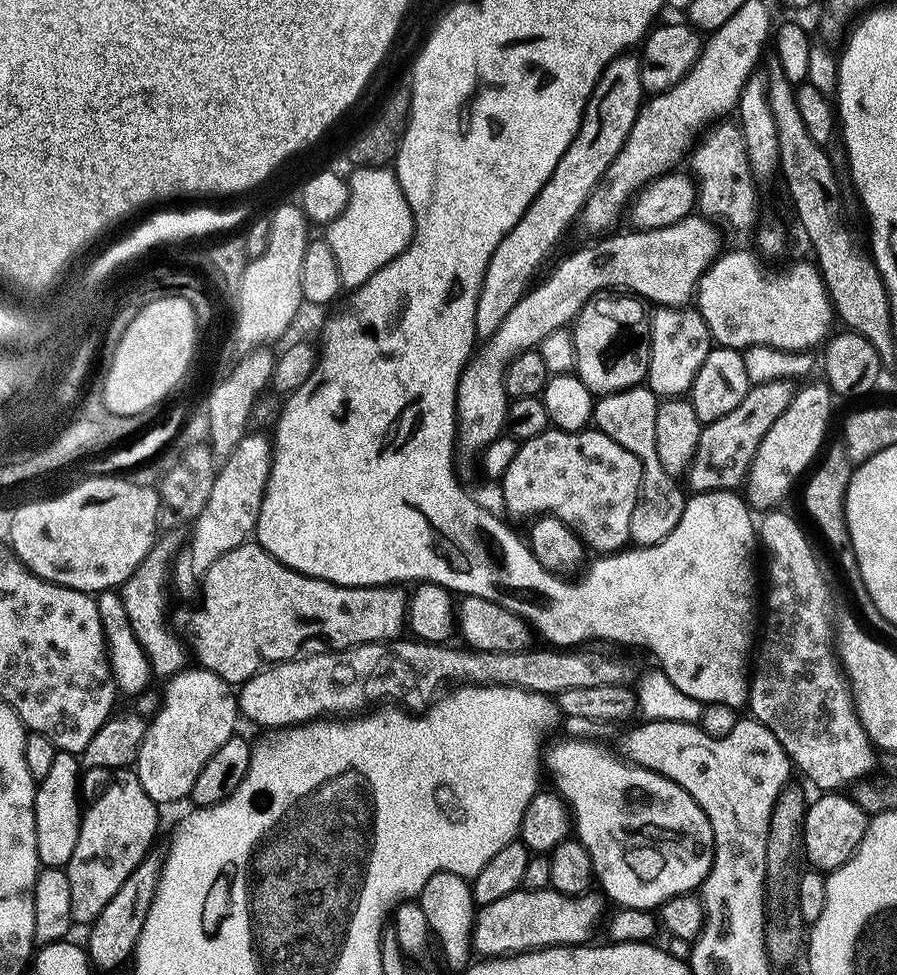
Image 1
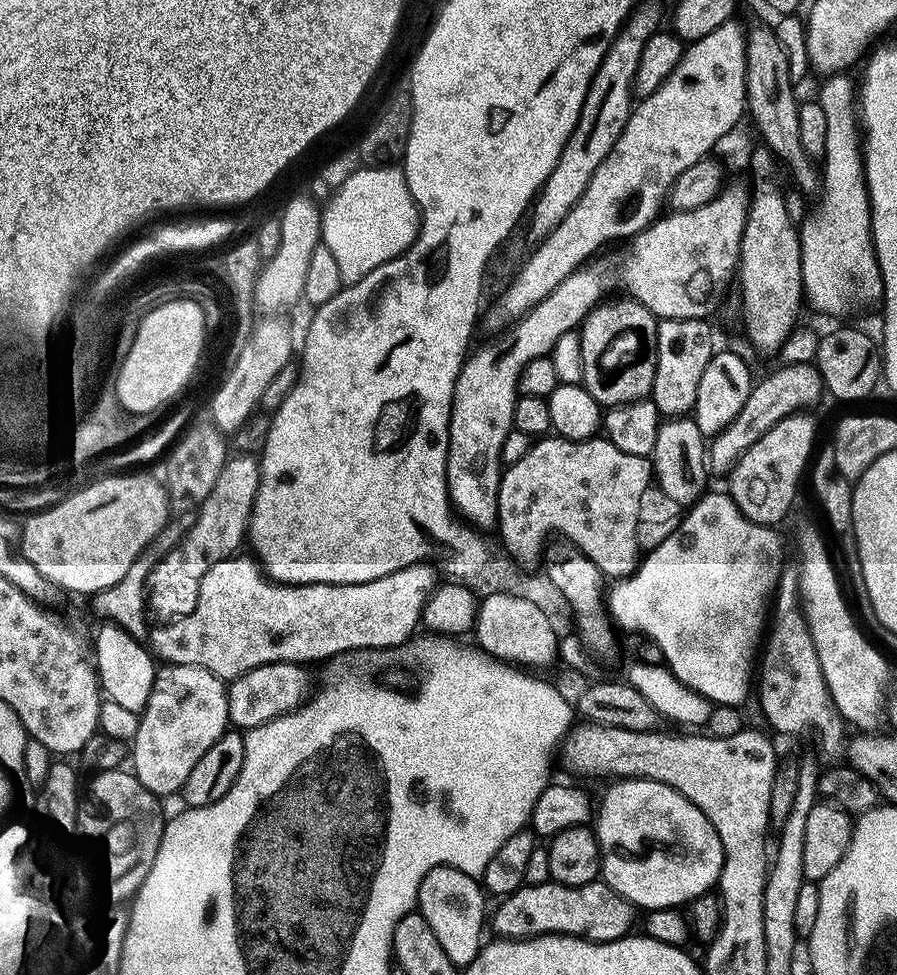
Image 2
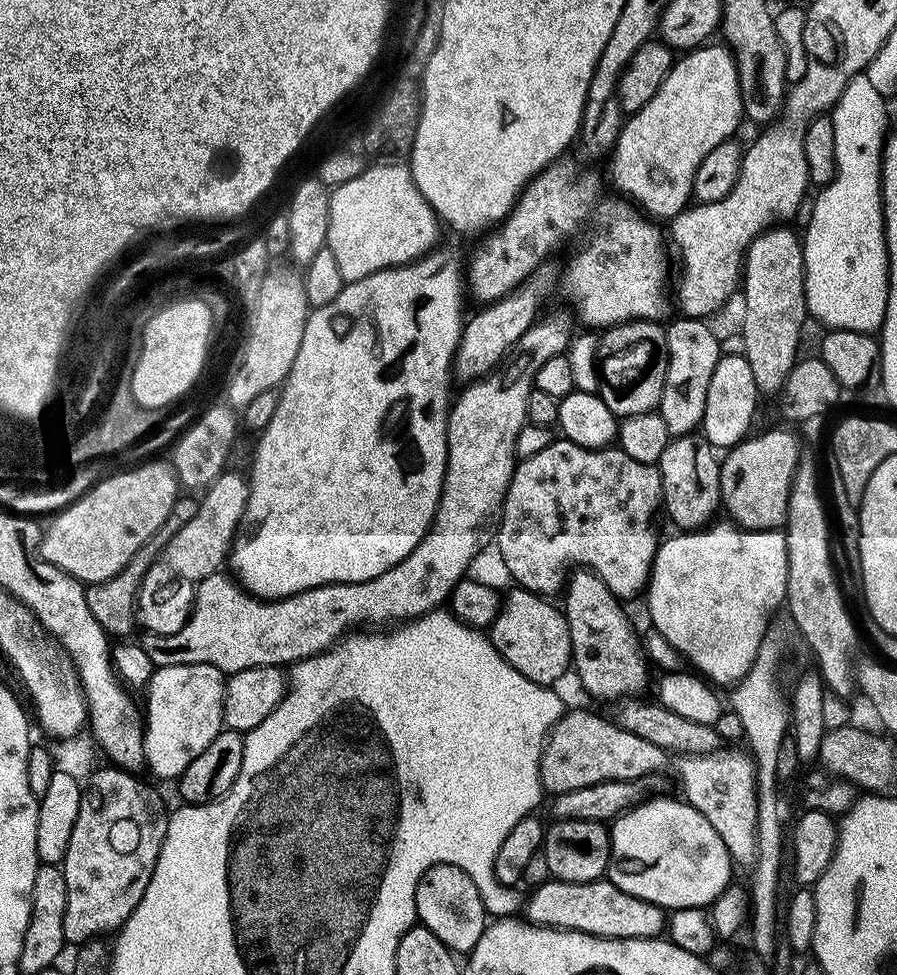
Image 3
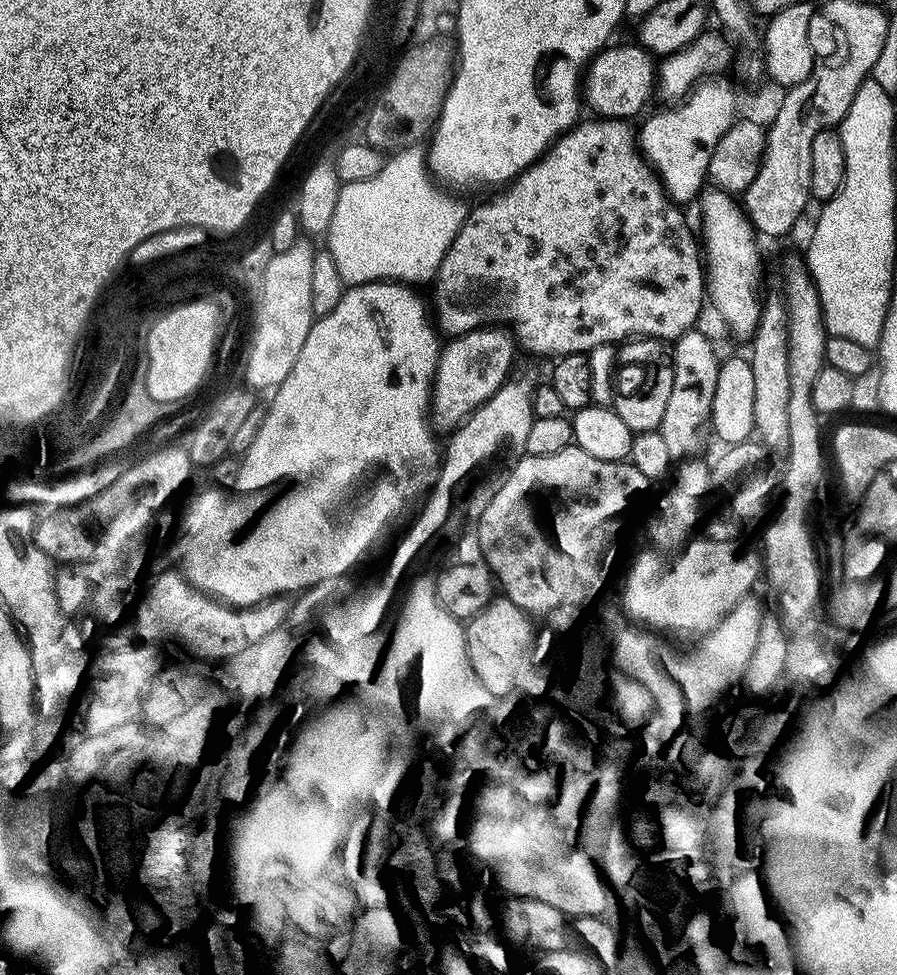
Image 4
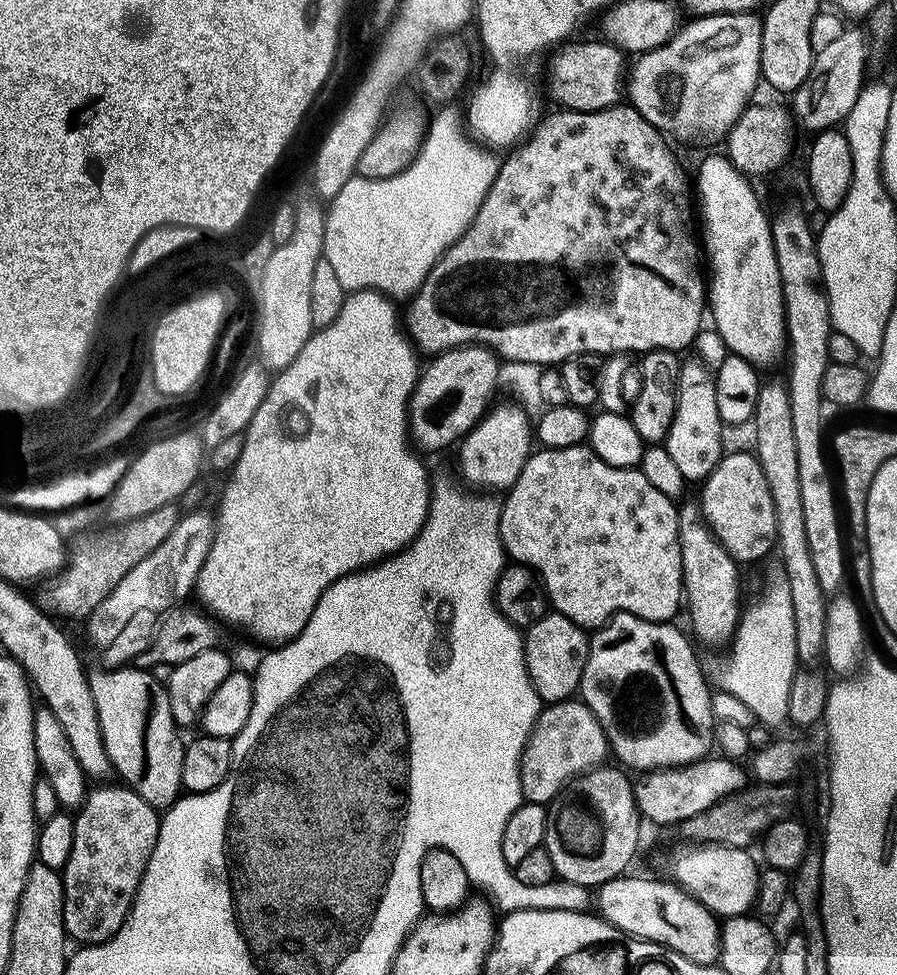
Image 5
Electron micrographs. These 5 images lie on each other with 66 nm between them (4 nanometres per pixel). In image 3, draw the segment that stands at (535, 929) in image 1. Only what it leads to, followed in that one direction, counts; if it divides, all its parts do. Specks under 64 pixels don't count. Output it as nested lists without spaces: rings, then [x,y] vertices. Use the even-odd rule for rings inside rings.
[[[607,878],[589,883],[566,883],[565,880],[553,879],[537,885],[533,892],[524,913],[529,923],[625,940],[655,939],[666,928],[666,914],[662,908],[618,890]]]

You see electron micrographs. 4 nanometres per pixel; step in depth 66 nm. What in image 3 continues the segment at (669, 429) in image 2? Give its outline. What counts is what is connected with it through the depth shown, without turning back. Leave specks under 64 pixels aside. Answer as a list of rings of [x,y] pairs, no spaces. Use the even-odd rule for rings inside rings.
[[[699,433],[673,437],[663,450],[656,467],[660,472],[661,503],[679,531],[705,527],[721,505],[719,459],[711,444]]]

